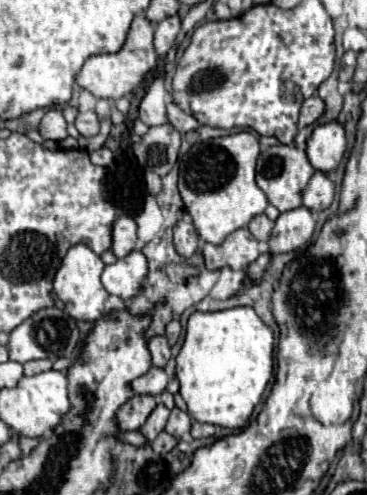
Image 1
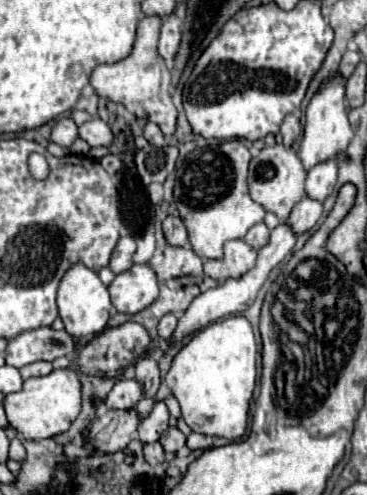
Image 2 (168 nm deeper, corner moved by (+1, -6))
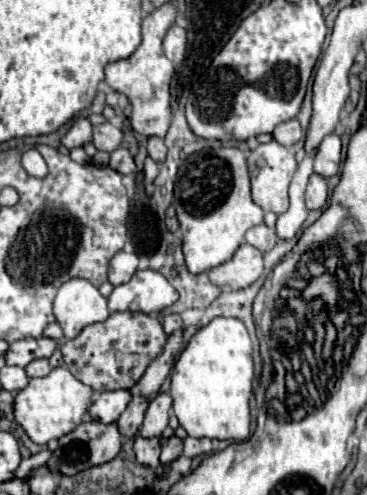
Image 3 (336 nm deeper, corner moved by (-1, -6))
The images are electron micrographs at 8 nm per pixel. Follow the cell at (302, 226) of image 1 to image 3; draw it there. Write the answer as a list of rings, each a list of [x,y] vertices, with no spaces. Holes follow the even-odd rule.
[[[311,174],[305,190],[305,204],[309,210],[319,210],[327,202],[327,178],[321,174]]]

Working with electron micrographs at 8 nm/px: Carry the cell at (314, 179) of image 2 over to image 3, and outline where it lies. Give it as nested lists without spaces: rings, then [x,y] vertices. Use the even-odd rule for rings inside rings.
[[[329,134],[321,140],[317,152],[313,154],[315,172],[321,172],[321,176],[329,178],[339,172],[341,164],[341,138],[337,134]]]

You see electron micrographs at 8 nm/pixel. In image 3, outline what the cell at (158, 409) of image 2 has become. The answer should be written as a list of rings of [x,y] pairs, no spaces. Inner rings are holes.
[[[159,392],[151,402],[149,408],[145,412],[145,420],[141,424],[139,434],[143,438],[157,438],[161,436],[161,432],[167,428],[167,420],[169,420],[169,410],[171,410],[171,396]]]

